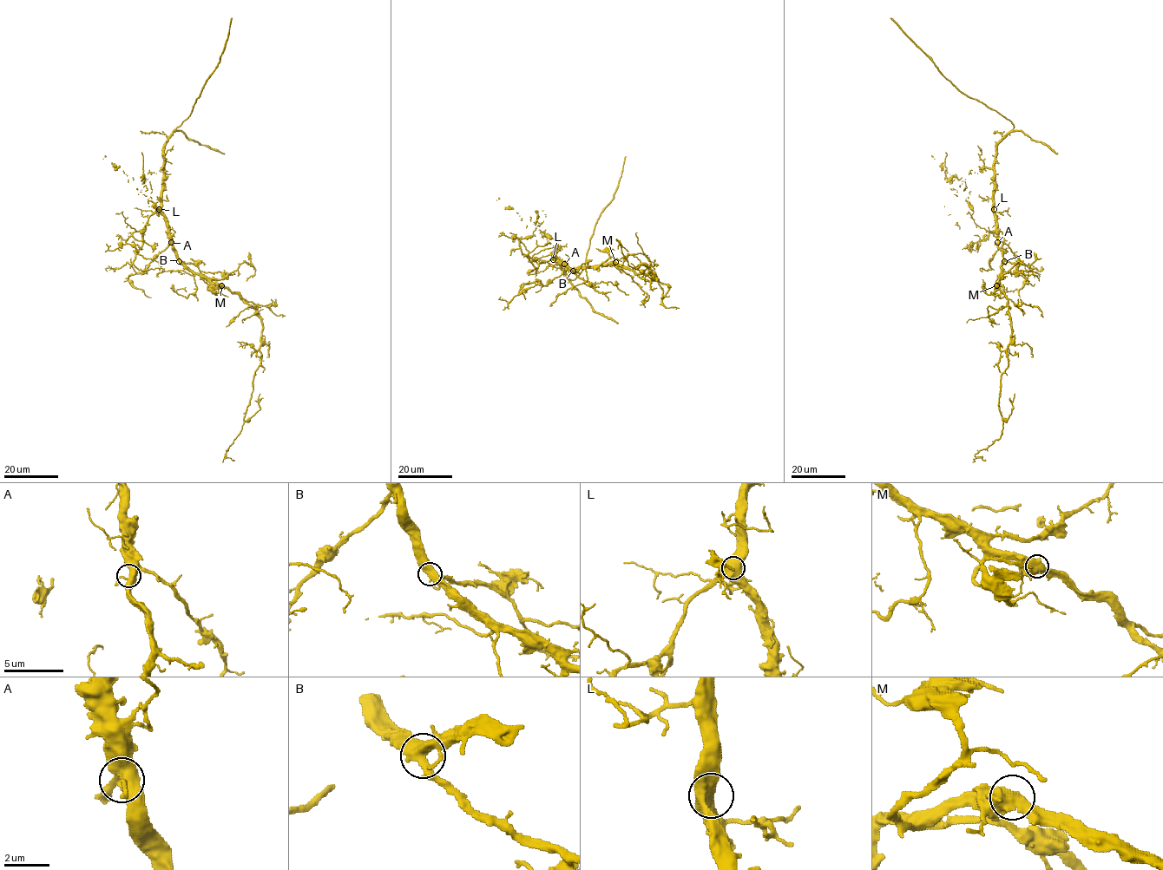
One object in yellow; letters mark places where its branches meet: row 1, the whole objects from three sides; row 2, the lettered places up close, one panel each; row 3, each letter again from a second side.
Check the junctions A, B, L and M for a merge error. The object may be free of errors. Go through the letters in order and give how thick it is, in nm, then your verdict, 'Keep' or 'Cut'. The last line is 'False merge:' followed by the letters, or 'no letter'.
A: Thickness 480 nm. Keep
B: Thickness 480 nm. Keep
L: Thickness 550 nm. Keep
M: Thickness 550 nm. Keep
False merge: no letter

